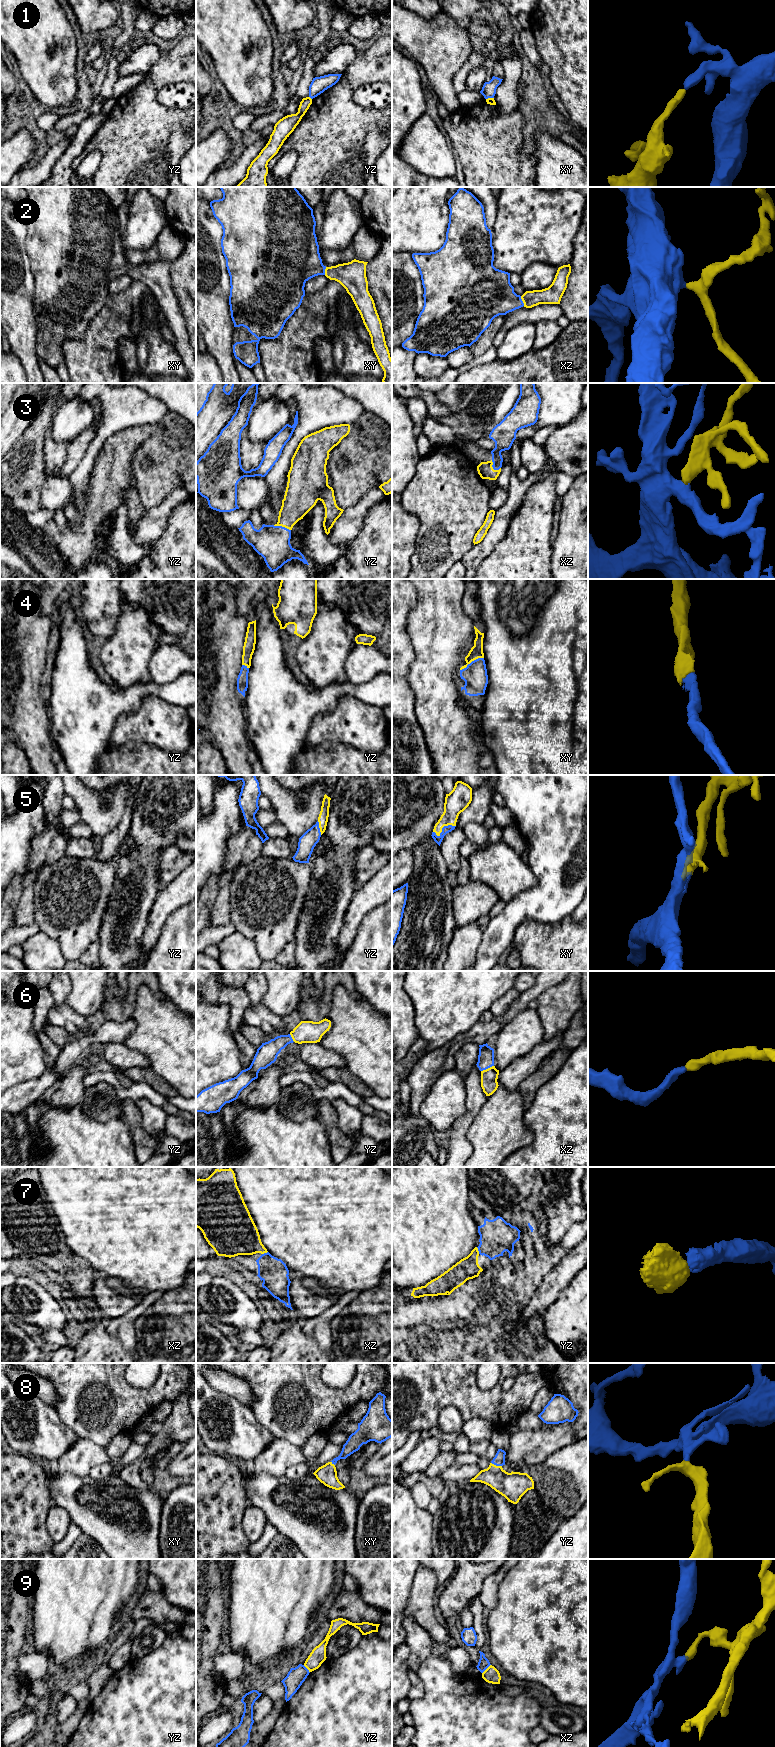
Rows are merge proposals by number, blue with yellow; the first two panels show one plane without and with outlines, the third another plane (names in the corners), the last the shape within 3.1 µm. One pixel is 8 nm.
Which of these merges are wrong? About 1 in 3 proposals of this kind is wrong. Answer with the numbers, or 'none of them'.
1, 9

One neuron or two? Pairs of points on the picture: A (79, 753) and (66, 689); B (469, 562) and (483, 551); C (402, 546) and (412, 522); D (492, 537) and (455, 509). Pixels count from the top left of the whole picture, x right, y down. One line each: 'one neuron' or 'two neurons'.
A: one neuron
B: one neuron
C: one neuron
D: two neurons

